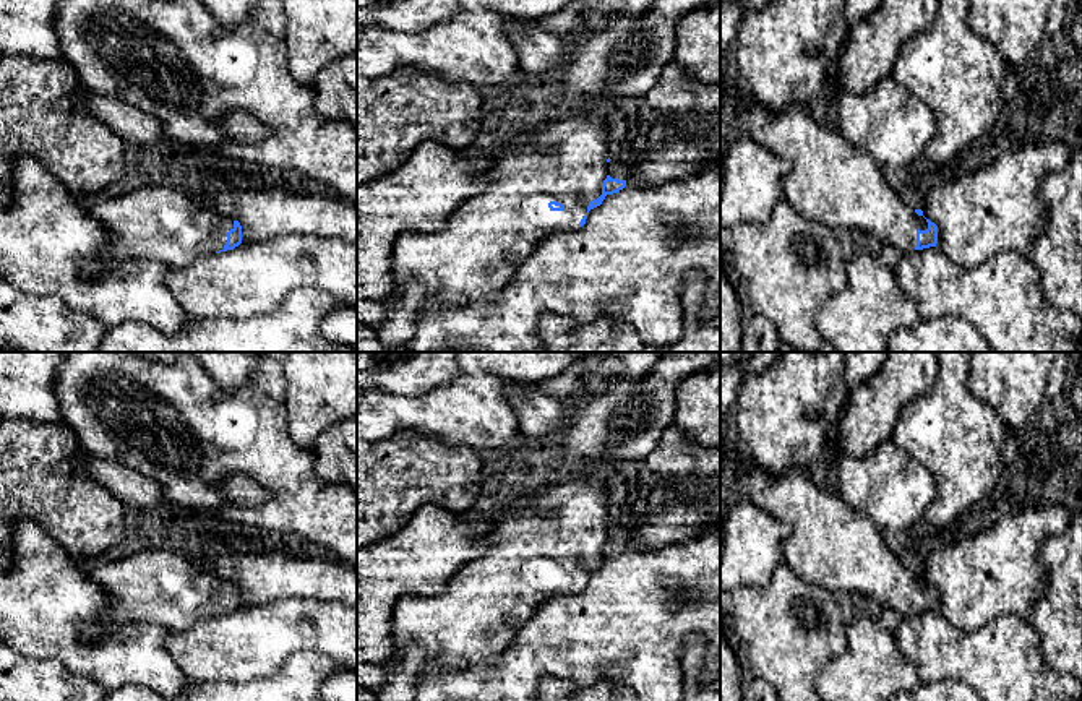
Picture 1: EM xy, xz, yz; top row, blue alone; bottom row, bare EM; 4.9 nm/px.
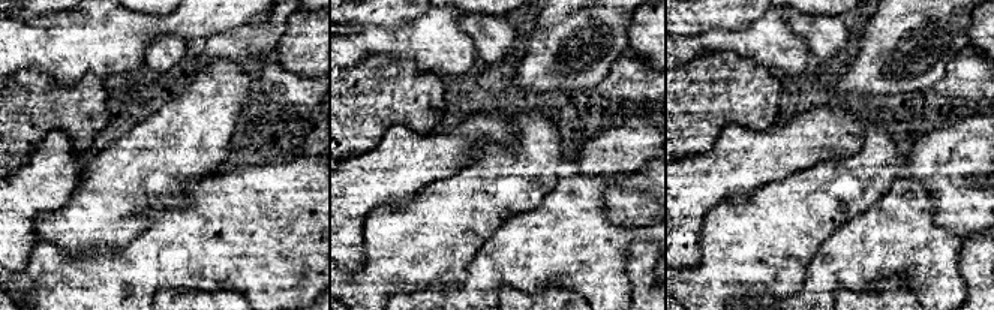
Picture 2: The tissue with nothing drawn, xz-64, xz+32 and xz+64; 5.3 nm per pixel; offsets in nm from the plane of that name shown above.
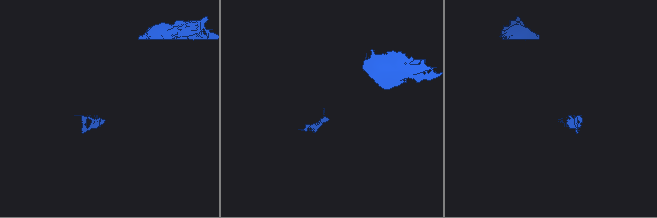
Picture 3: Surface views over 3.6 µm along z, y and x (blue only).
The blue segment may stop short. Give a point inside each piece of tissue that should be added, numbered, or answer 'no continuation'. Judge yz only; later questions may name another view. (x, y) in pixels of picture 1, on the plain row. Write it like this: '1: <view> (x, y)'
1: yz (829, 544)

